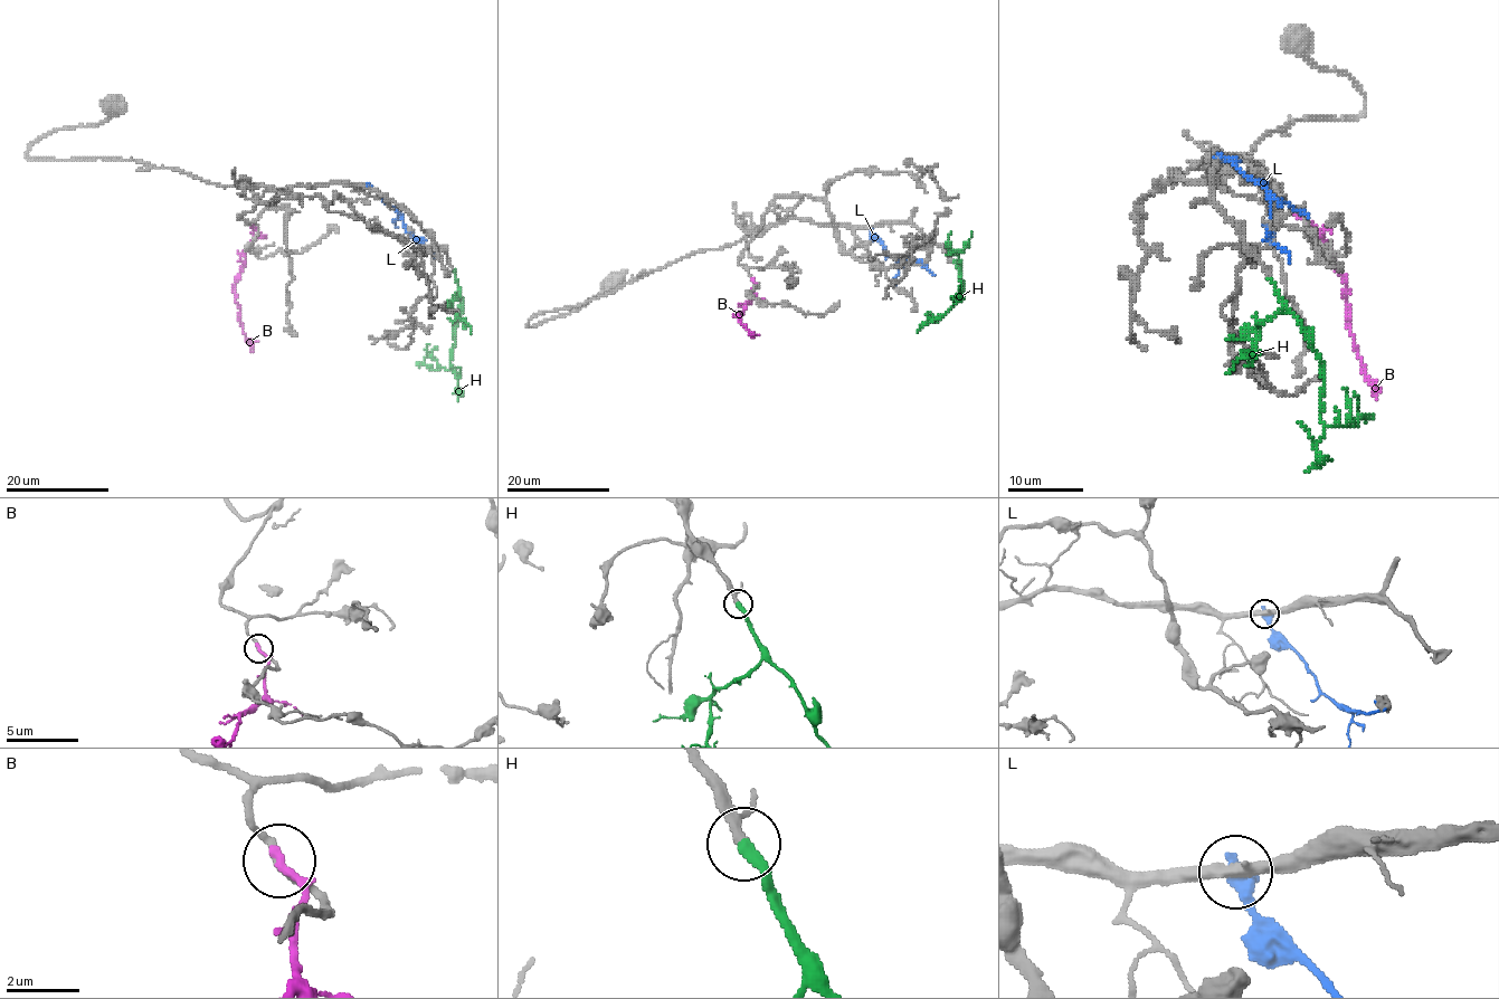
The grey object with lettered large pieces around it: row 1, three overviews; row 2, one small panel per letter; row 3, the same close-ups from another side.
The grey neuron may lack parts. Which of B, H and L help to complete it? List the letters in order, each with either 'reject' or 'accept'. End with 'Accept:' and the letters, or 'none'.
B: reject
H: accept
L: reject
Accept: H

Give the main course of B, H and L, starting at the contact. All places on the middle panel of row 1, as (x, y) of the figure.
B: (751, 279), (756, 286), (755, 296), (734, 314), (751, 334)
H: (954, 262), (963, 285), (955, 297), (951, 296), (955, 301), (945, 313), (923, 322), (937, 320)
L: (869, 227), (895, 260), (914, 260), (935, 276)

